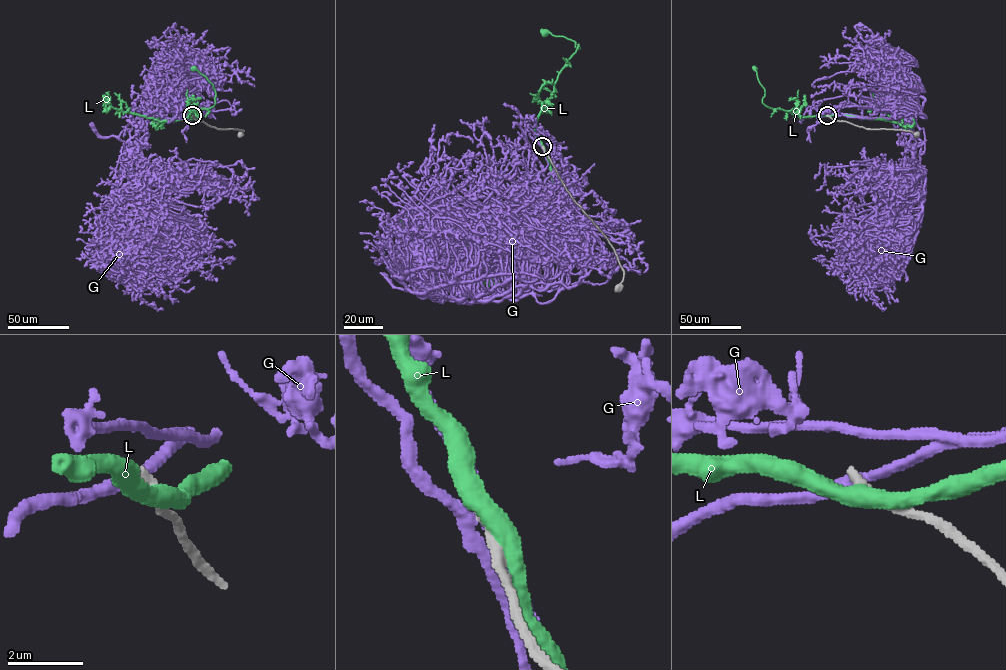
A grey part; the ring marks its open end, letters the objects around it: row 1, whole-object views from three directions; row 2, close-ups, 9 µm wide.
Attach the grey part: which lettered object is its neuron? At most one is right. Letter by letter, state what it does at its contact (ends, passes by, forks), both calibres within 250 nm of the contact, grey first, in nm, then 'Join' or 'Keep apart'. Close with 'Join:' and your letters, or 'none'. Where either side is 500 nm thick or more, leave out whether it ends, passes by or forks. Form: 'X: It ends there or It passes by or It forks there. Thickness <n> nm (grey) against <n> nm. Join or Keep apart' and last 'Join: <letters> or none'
G: It passes by. Thickness 280 nm (grey) against 320 nm. Keep apart
L: It passes by. Thickness 400 nm (grey) against 460 nm. Keep apart
Join: none

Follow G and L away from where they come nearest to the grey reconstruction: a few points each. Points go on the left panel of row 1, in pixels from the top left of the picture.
G: (192, 115), (139, 124), (135, 196), (180, 240), (163, 273), (194, 286)
L: (192, 116), (187, 115), (212, 107), (215, 95), (213, 85), (193, 68)

